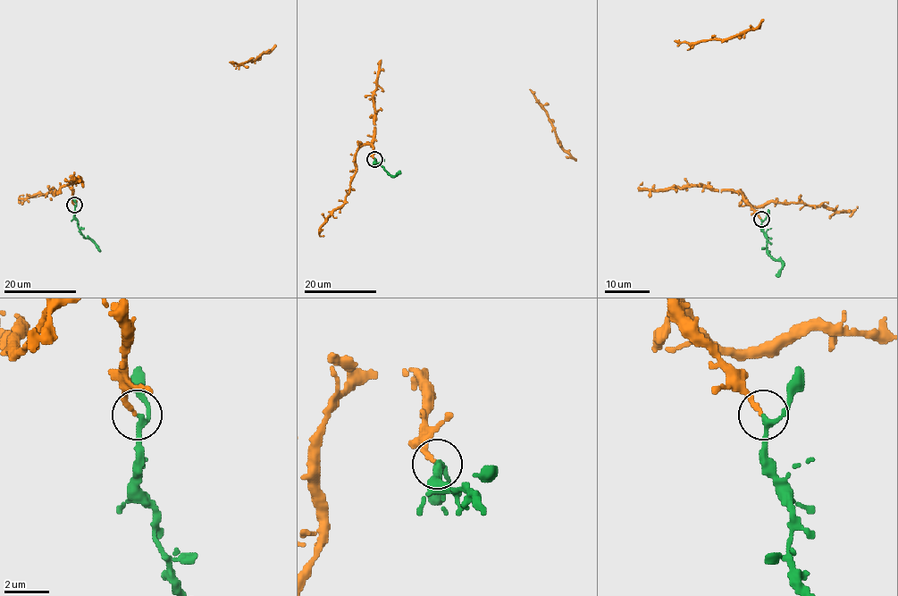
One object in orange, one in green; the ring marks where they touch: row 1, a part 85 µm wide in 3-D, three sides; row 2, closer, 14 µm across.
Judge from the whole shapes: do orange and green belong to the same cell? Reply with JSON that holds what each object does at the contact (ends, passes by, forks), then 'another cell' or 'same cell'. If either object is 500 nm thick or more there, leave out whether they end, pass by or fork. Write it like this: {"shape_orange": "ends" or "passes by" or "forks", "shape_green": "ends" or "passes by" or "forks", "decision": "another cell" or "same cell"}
{"shape_orange": "ends", "shape_green": "passes by", "decision": "same cell"}

